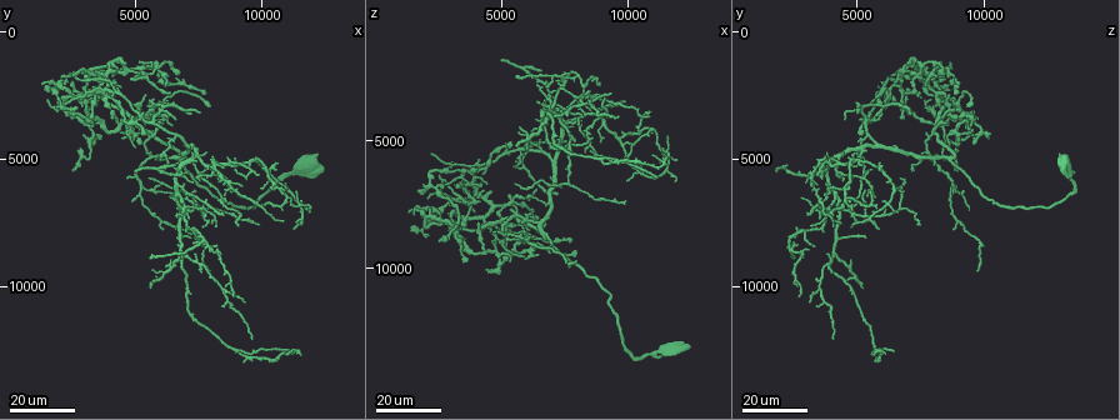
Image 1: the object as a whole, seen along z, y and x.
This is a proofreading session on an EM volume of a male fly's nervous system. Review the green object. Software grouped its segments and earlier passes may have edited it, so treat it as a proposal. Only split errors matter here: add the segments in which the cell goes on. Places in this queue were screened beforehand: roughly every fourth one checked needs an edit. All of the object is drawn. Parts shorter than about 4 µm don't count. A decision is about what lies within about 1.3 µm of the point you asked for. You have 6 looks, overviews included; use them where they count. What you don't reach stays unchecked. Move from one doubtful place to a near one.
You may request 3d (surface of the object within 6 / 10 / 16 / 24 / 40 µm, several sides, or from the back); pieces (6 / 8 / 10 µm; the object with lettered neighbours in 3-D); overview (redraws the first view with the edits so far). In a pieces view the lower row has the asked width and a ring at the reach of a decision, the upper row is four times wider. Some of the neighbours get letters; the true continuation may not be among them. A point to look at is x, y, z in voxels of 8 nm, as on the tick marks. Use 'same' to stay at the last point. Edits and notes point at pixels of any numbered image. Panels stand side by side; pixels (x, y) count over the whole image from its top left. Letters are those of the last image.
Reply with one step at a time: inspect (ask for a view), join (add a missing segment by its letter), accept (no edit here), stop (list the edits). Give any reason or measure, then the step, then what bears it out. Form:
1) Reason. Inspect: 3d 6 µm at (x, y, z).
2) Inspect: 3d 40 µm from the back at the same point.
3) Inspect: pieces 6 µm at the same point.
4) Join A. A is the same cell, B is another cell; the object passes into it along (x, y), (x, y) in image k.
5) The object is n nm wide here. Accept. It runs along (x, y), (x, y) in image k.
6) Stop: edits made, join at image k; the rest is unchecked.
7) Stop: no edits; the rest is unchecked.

Stops while still wide. Inspect: 3d 16 µm at (4200, 1900, 6900).

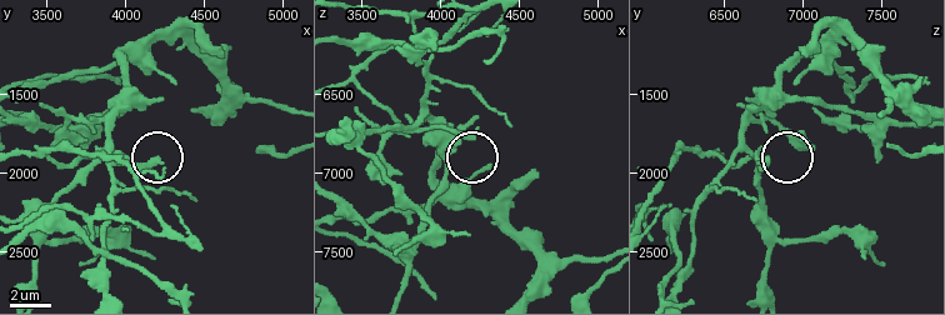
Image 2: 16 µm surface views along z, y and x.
Inspect: pieces 6 µm at (4200, 1920, 6760).

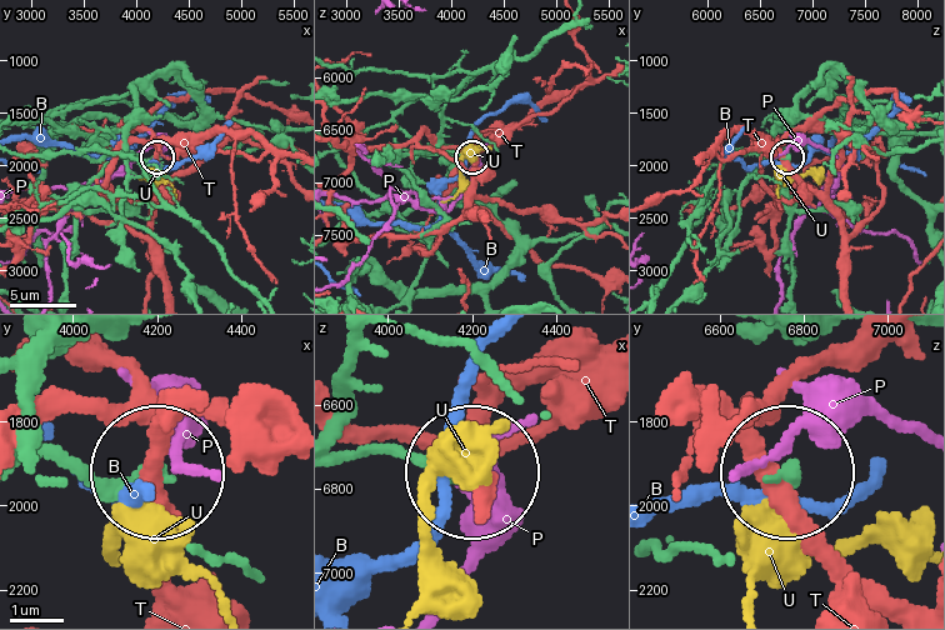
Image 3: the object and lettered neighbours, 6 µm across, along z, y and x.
Accept. B, P, T and U are other cells; no lettered segment goes on from it.

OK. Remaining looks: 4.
Free end. Inspect: 3d 16 µm at (4100, 3300, 8200).

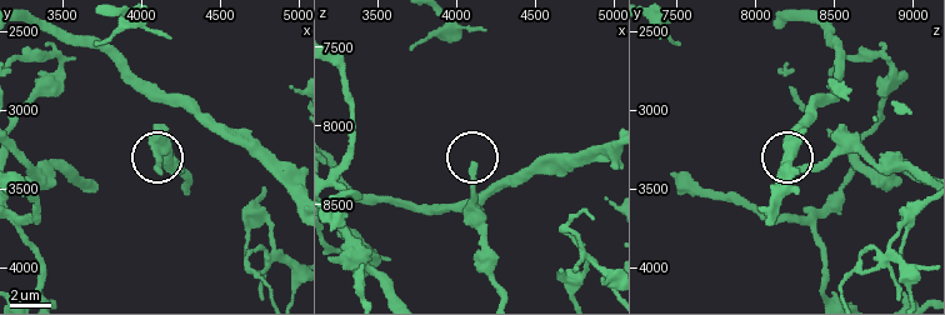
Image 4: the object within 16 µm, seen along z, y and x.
Inspect: pieces 8 µm at (4100, 3400, 8240).

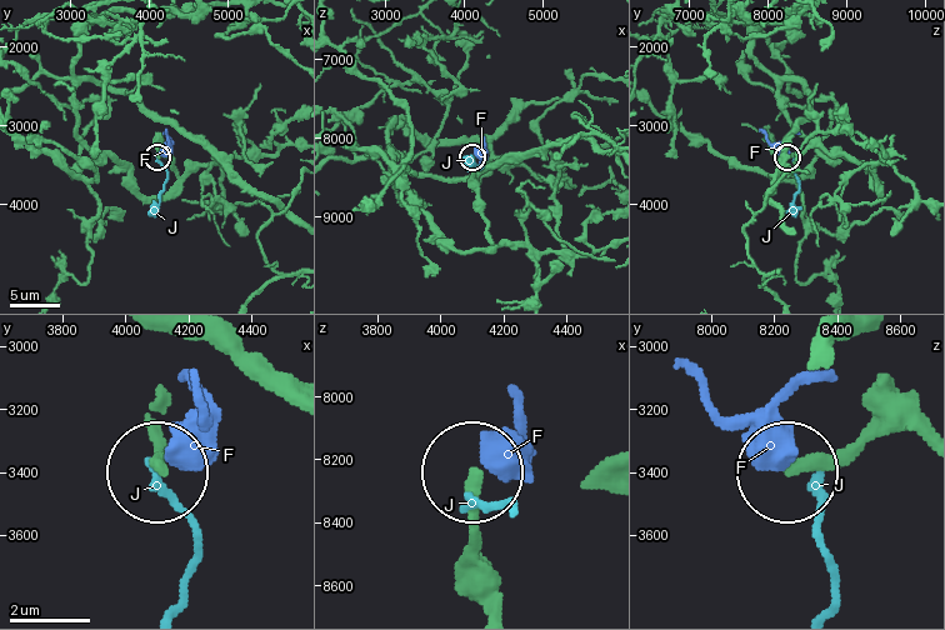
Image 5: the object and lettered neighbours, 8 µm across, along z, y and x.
The object is 300 nm wide here. Accept. F and J are other cells; it runs along (920, 441), (890, 431), (793, 469) in image 5; none of them fits.

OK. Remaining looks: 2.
An open end. Inspect: 3d 16 µm at (4600, 1200, 7100).

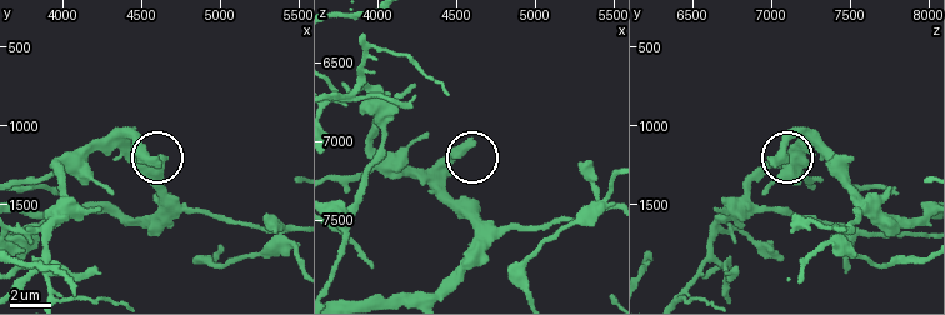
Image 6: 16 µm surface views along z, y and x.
Inspect: pieces 8 µm at (4580, 1240, 7020).

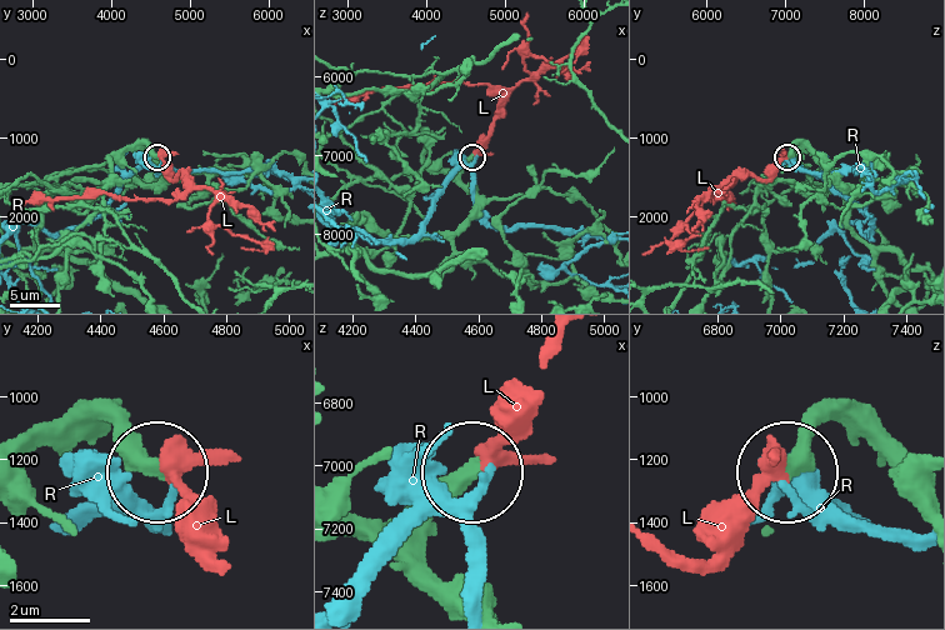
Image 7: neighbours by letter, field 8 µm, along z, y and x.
The object is 380 nm wide here. Join L. L is the same cell, R is another cell; the object passes into it along (878, 444), (851, 420), (831, 420), (710, 548), (660, 554) in image 7; it goes on there.

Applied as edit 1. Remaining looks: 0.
Stop: edits made, join at image 7; the rest is unchecked.

